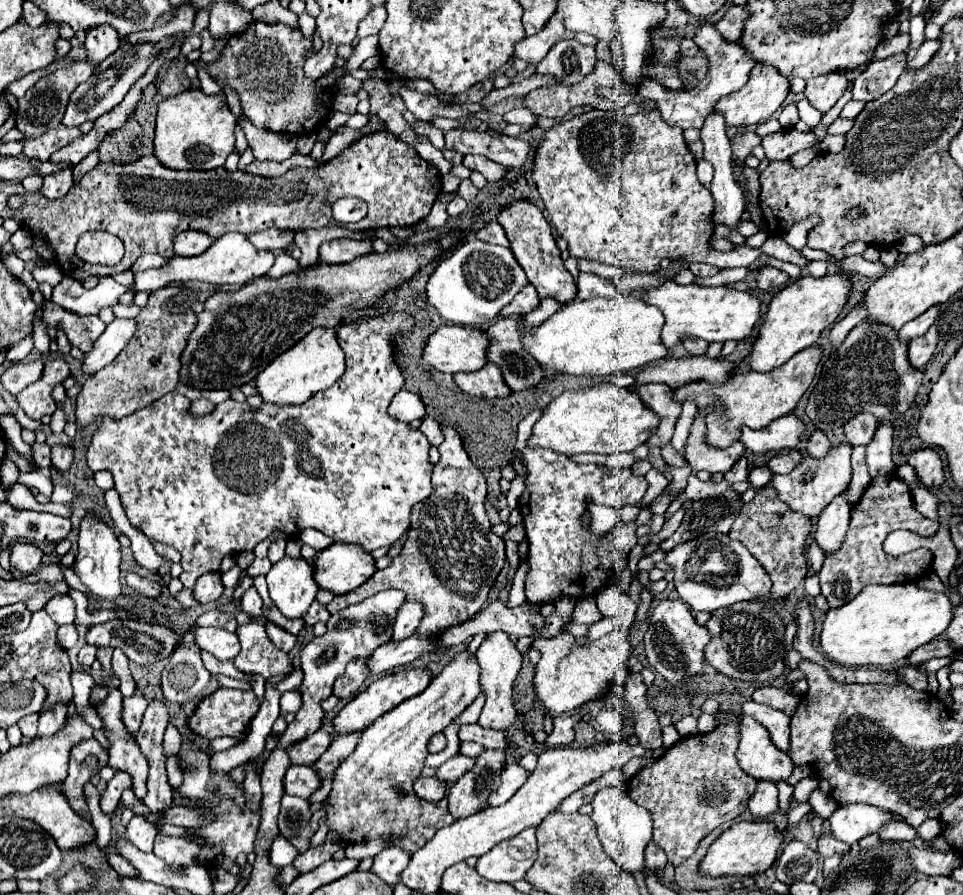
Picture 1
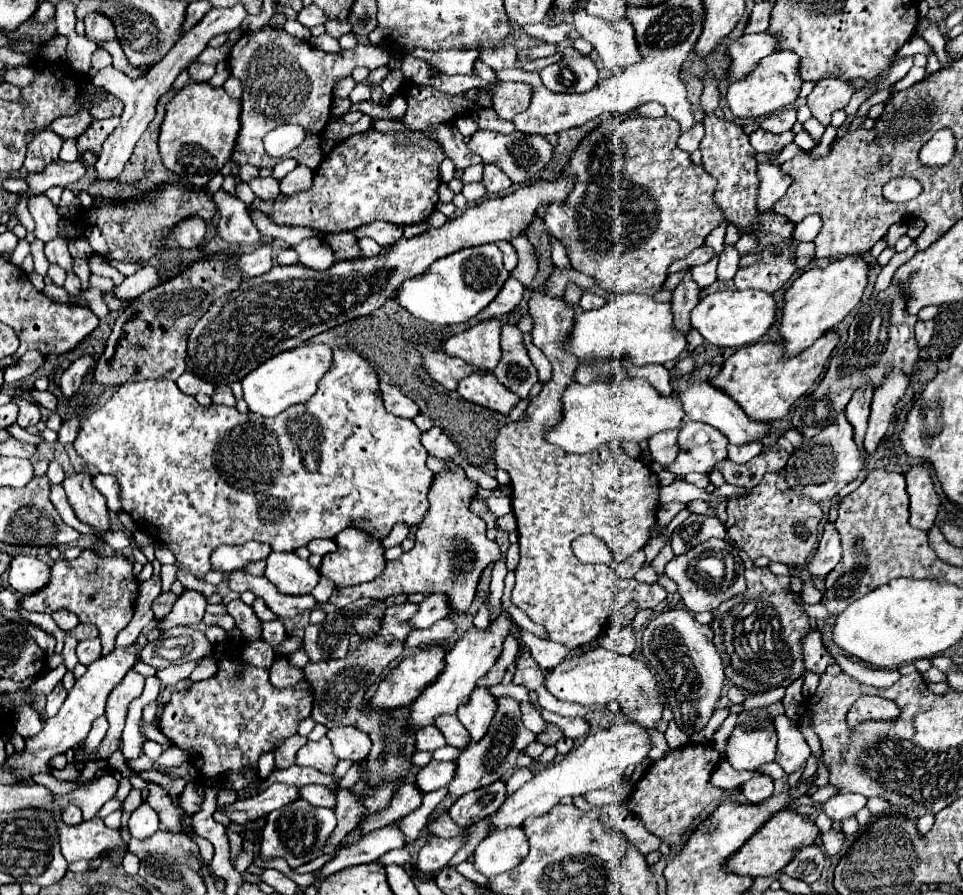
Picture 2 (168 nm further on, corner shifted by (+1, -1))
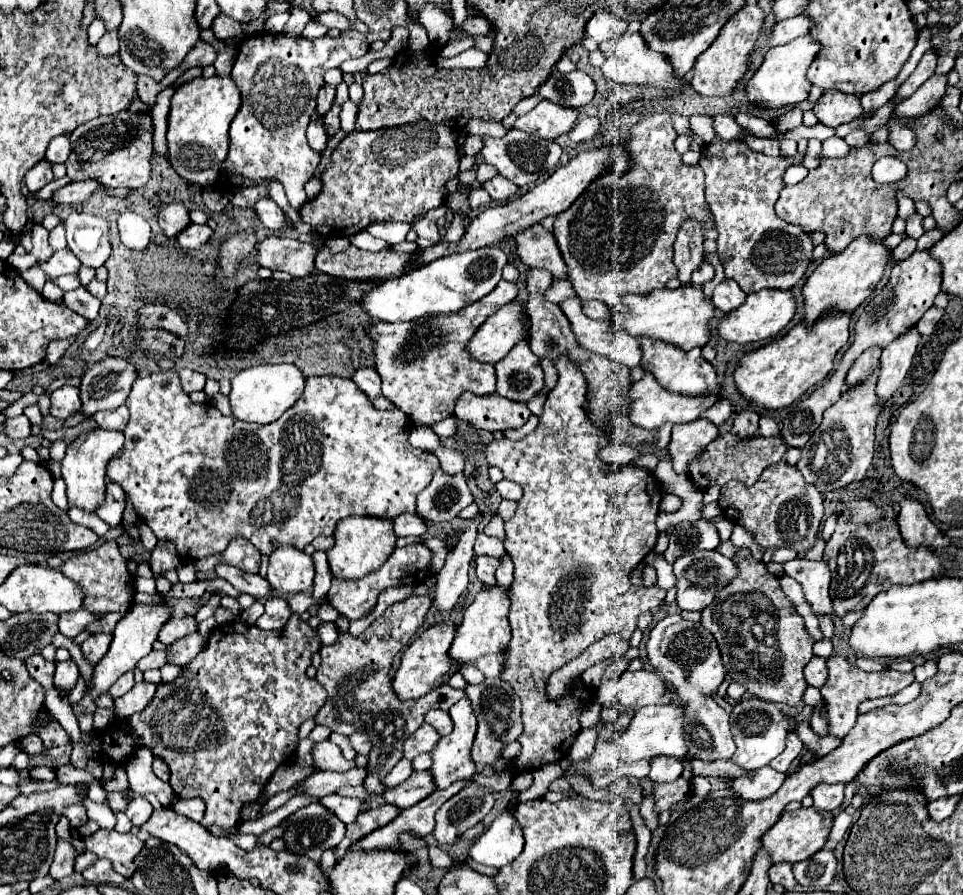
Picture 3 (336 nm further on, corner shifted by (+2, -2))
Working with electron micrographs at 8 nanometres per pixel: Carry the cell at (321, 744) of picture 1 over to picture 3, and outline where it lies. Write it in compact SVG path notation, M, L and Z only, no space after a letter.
M326 740L326 742L320 742L314 746L312 750L312 756L314 756L314 766L320 768L320 770L336 770L336 772L346 772L350 768L356 766L354 760L346 760L340 752L340 748Z

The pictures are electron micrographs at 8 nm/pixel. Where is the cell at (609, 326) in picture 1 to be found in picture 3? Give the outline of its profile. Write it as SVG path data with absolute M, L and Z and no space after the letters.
M680 286L676 290L654 290L650 296L636 296L628 294L624 298L626 306L630 308L628 314L612 314L612 320L620 324L628 334L640 338L658 338L680 346L682 350L704 348L712 338L710 320L714 318L714 304L704 292L696 286Z

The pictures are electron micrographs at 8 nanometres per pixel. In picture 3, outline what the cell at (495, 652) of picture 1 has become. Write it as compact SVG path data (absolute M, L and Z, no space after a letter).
M462 698L460 702L456 702L452 708L450 708L450 718L452 718L452 724L454 724L454 730L448 734L448 736L442 736L438 740L438 744L434 746L434 750L430 752L432 754L432 766L428 768L430 774L434 776L434 786L436 790L444 790L448 788L452 782L456 780L466 780L470 778L476 768L474 768L474 762L470 758L470 746L472 746L472 740L474 740L474 734L476 734L476 720L474 720L474 714L472 714L472 708L470 708L470 702L468 698Z

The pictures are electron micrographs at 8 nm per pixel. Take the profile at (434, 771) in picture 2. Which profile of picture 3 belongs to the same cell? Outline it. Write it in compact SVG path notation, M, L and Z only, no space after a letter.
M424 770L424 772L414 772L406 782L402 782L396 788L386 790L386 794L382 794L382 798L388 804L394 804L398 808L410 808L416 802L424 800L428 794L434 792L434 780L432 776Z

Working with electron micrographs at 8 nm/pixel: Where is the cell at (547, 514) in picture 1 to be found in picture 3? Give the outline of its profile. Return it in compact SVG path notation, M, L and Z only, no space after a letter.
M562 356L556 362L558 370L558 384L548 394L544 402L544 414L540 416L538 428L522 438L520 442L512 440L492 440L486 448L486 458L490 466L500 466L506 480L512 480L522 486L524 496L518 502L518 508L510 520L504 522L506 538L504 548L512 556L514 562L514 582L510 588L510 626L512 626L512 640L504 652L504 670L500 678L510 682L514 692L522 700L522 724L524 730L518 736L522 744L520 754L508 764L506 770L498 772L496 776L474 774L468 780L454 782L446 790L436 790L434 794L426 796L422 802L406 808L400 816L396 816L390 824L370 832L352 850L374 850L374 848L398 848L398 836L406 830L412 830L416 836L426 836L434 830L434 814L438 808L458 794L468 782L476 782L478 786L490 792L502 792L510 786L512 776L516 772L534 772L544 764L552 764L568 756L570 746L574 744L580 732L580 714L596 696L596 688L586 686L584 682L576 682L570 690L562 696L552 700L546 692L546 684L552 672L568 664L572 658L580 656L592 642L608 636L620 634L624 640L630 640L632 632L636 630L636 618L652 608L658 608L664 600L666 591L652 586L636 588L630 582L630 572L644 560L644 556L654 548L658 538L658 528L654 524L658 516L658 506L662 500L662 488L650 472L626 466L620 474L604 476L604 462L598 458L598 450L608 444L608 436L602 434L594 424L590 424L584 404L586 404L586 378L578 370L578 366L568 358Z

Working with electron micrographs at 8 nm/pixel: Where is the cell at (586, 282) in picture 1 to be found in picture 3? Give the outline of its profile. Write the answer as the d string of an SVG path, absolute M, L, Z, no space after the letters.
M598 300L584 302L584 314L594 320L610 320L610 308Z

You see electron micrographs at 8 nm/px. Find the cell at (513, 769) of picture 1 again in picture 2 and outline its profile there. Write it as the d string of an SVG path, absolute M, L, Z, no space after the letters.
M495 781L485 789L477 789L473 793L459 797L449 807L449 815L459 827L467 827L487 817L489 813L495 813L503 801L505 801L505 781Z

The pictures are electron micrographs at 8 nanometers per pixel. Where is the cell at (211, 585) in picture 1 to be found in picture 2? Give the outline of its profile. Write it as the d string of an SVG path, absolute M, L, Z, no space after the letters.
M185 589L183 595L175 601L171 613L165 617L163 627L171 629L175 625L195 625L203 619L207 597L195 589Z

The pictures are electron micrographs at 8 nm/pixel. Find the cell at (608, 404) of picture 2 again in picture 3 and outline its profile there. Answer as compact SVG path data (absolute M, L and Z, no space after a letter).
M646 372L646 376L640 382L634 382L630 388L630 398L632 398L632 406L630 406L630 422L634 426L640 428L660 428L664 422L672 422L672 424L684 424L684 422L692 422L696 418L700 418L700 414L704 410L708 410L714 404L714 394L706 394L706 398L686 398L682 394L674 394L666 388L662 388L656 378Z

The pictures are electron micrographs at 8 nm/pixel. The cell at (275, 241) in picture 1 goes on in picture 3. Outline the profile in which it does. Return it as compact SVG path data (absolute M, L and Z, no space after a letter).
M186 226L186 230L182 230L182 234L178 234L176 240L184 248L200 248L208 242L210 234L212 230L208 226Z

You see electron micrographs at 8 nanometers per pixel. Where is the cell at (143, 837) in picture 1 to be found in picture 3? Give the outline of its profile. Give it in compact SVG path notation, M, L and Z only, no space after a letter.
M134 796L128 810L126 810L126 816L130 818L132 826L142 826L152 814L152 804L144 798L144 796Z

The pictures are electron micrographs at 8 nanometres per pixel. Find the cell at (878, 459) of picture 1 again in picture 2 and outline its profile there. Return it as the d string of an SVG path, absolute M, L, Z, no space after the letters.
M891 371L885 375L881 387L875 391L871 403L871 415L869 415L869 429L865 435L865 449L869 455L877 451L881 439L885 437L895 407L907 389L907 383L909 381L901 371Z

